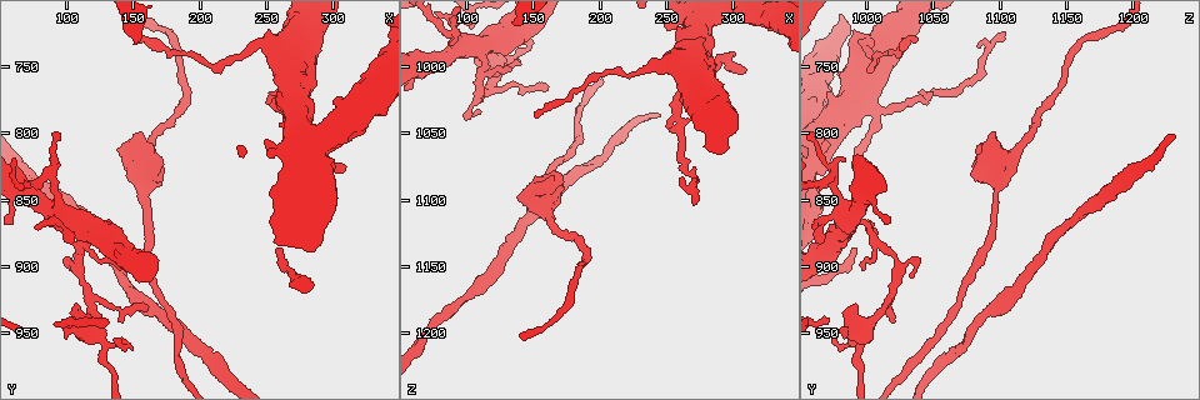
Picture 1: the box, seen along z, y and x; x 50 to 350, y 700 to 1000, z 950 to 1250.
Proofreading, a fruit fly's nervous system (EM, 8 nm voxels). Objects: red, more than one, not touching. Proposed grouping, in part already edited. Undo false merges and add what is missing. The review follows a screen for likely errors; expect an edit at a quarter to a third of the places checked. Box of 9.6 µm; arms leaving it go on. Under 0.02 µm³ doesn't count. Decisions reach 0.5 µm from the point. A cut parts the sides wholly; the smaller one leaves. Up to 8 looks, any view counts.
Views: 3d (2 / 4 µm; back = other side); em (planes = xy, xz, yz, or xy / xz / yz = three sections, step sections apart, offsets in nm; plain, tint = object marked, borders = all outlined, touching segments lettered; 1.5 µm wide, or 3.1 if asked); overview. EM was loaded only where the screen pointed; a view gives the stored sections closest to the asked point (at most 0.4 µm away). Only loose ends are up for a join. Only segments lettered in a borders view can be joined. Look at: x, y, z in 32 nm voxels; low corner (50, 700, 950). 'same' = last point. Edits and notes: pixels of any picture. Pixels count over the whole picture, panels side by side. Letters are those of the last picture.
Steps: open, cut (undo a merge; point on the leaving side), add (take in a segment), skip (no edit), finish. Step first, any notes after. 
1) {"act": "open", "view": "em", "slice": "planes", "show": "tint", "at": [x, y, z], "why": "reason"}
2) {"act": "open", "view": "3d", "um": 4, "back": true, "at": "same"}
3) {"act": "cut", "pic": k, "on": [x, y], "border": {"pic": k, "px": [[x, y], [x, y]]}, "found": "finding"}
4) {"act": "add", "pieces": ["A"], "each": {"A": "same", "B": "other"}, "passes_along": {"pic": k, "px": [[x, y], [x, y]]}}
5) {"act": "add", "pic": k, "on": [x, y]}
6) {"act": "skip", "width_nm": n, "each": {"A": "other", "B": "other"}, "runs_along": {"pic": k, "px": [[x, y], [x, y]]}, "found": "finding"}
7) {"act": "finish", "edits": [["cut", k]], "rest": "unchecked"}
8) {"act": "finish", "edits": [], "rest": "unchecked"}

{"act": "open", "view": "em", "slice": "xy", "step": 8, "show": "borders", "at": [100, 954, 986], "why": "branch stops here"}

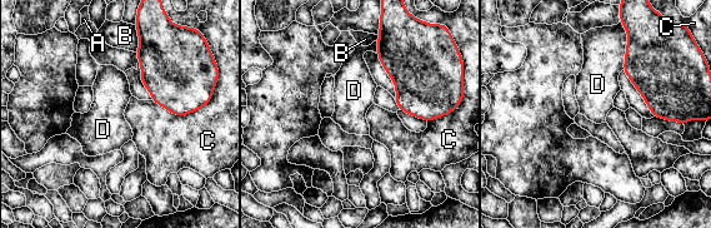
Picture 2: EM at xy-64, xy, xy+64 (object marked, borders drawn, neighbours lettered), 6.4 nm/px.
{"act": "open", "view": "em", "slice": "xz", "step": 8, "show": "borders", "at": "same"}

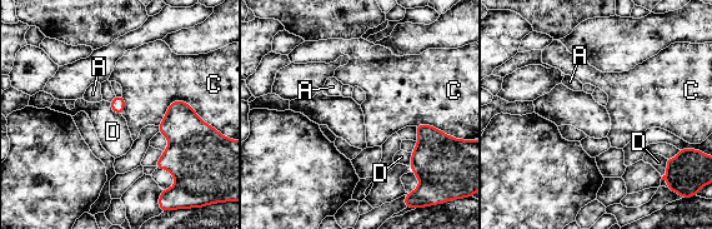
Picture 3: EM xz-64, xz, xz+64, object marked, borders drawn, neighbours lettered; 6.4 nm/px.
{"act": "skip", "each": {"A": "other", "C": "other", "D": "other"}, "found": "none of them fits"}

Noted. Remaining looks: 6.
{"act": "open", "view": "3d", "um": 2, "at": [162, 928, 1016], "why": "thin end"}

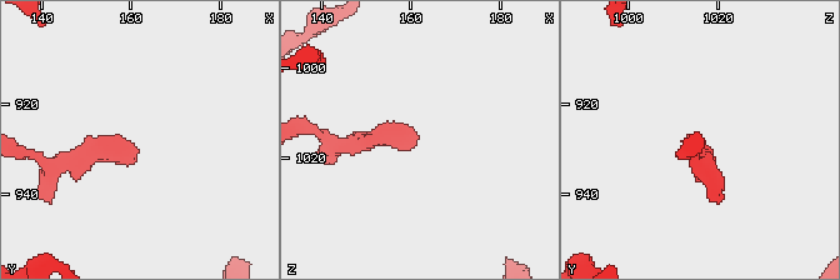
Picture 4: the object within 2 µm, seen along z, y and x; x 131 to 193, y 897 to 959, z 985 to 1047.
{"act": "open", "view": "em", "slice": "planes", "show": "borders", "at": [162, 931, 1015], "why": "shape alone is not enough"}

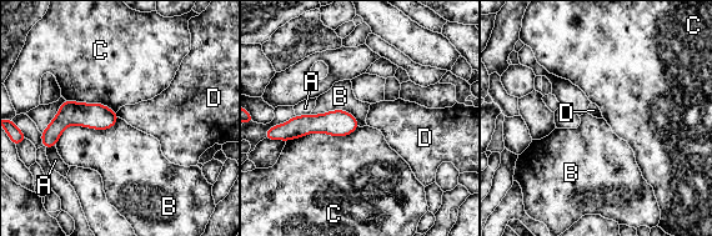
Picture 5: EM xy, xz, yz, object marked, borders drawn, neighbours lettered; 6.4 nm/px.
{"act": "skip", "longest_contact_nm": ["C", 480], "each": {"A": "other", "B": "other", "C": "other", "D": "other"}, "runs_along": {"pic": 5, "px": [[114, 116], [69, 116], [48, 139]]}, "found": "no lettered segment goes on from it"}

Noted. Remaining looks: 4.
{"act": "open", "view": "3d", "um": 4, "at": [152, 730, 1032], "why": "thin end"}

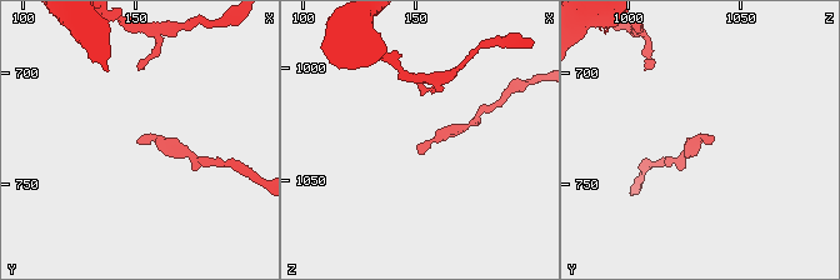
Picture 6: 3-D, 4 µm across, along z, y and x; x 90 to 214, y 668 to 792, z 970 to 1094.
{"act": "open", "view": "em", "slice": "planes", "show": "borders", "at": [151, 731, 1033], "why": "shape alone is not enough"}

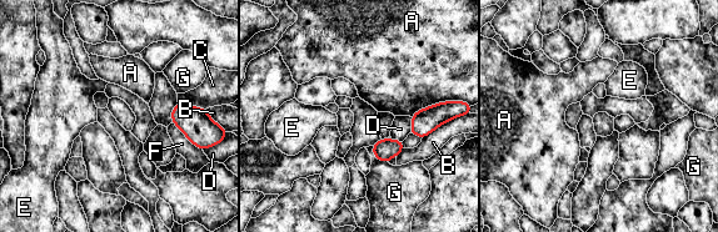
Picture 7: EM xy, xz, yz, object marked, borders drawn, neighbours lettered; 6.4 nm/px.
{"act": "skip", "each": {"A": "other", "B": "other", "C": "other", "D": "other", "E": "other", "F": "other", "G": "other"}, "border": {"pic": 7, "px": [[372, 146], [372, 154], [388, 164]]}, "found": "no lettered segment goes on from it"}

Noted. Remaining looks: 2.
{"act": "finish", "edits": [], "rest": "unchecked"}

